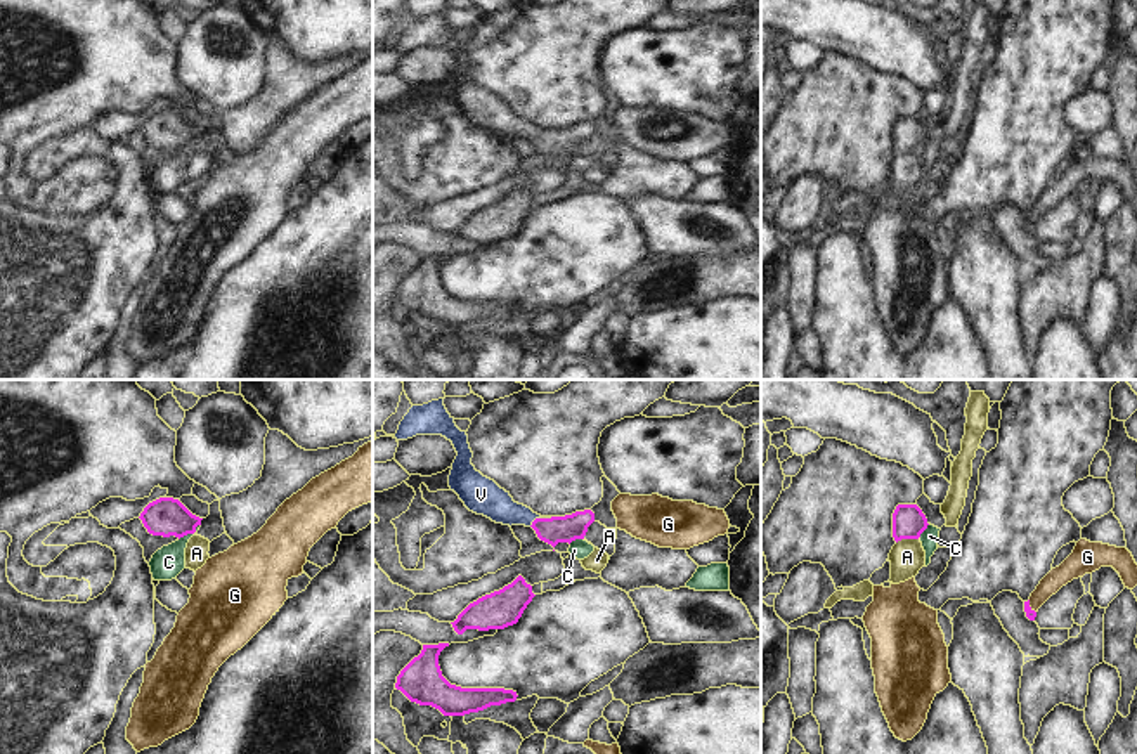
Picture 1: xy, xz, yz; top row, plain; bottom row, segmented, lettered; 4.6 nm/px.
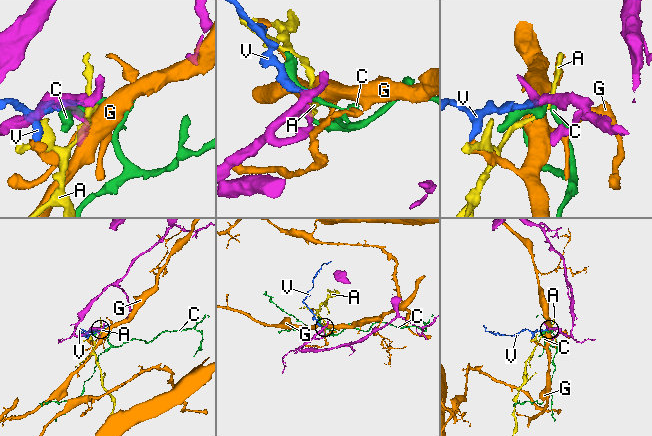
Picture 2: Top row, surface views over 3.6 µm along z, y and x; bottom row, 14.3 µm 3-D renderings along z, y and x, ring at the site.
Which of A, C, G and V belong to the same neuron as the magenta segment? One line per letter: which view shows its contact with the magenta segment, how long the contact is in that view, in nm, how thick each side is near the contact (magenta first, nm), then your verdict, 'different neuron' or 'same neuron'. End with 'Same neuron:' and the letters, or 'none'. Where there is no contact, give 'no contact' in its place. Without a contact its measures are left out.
A: yz | 120 nm | 160/160 nm | different neuron
C: xy | 130 nm | 180/150 nm | different neuron
G: yz | 70 nm | 50/90 nm | different neuron
V: xz | 120 nm | 130/160 nm | same neuron
Same neuron: V

